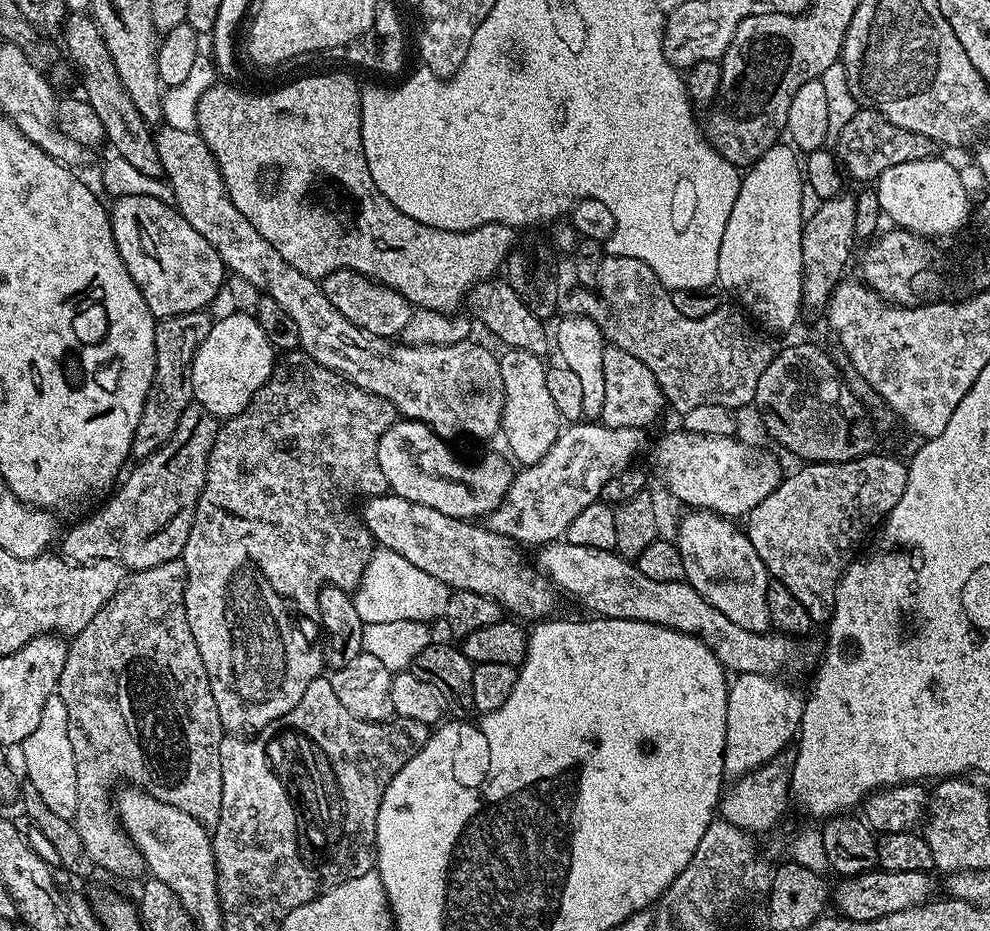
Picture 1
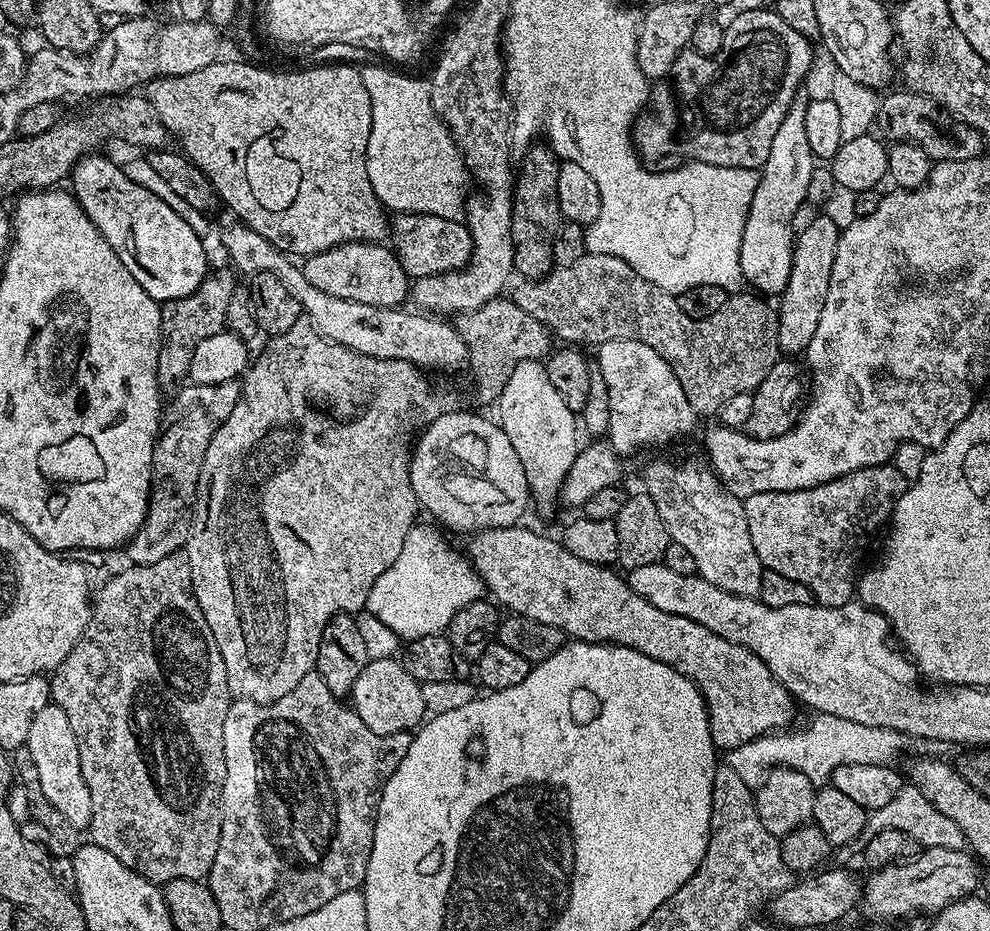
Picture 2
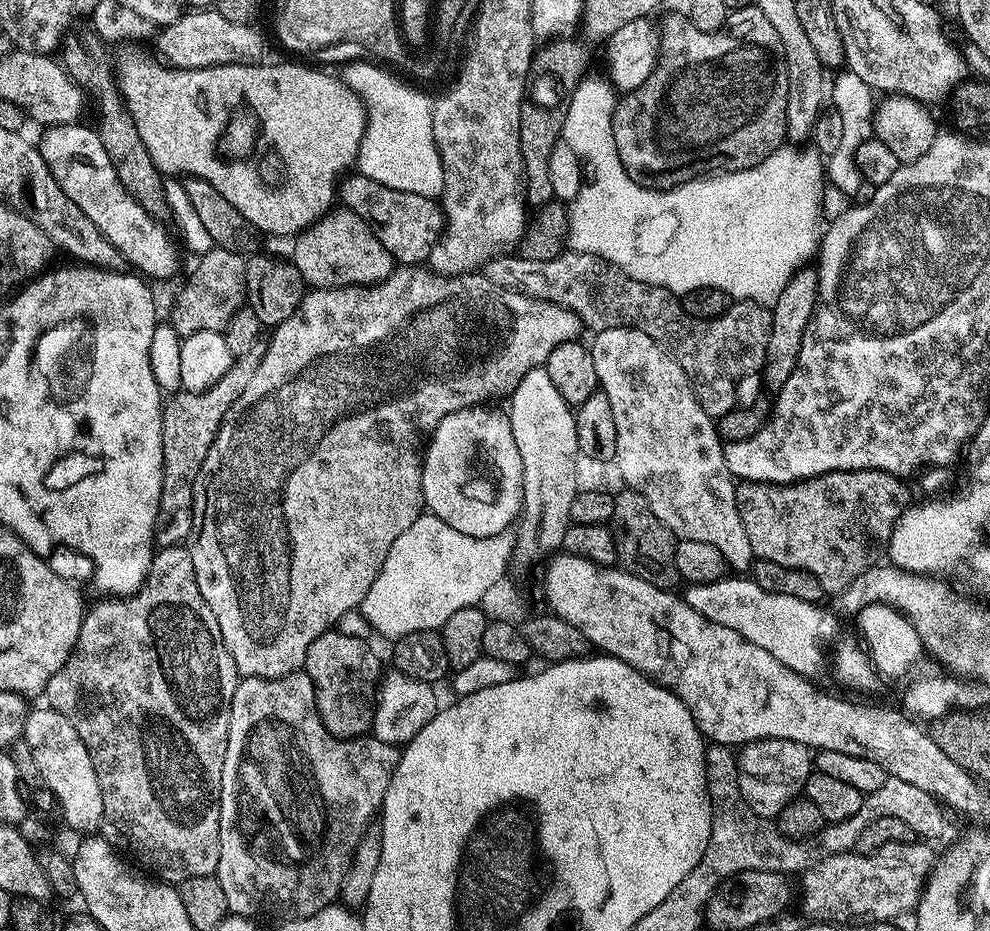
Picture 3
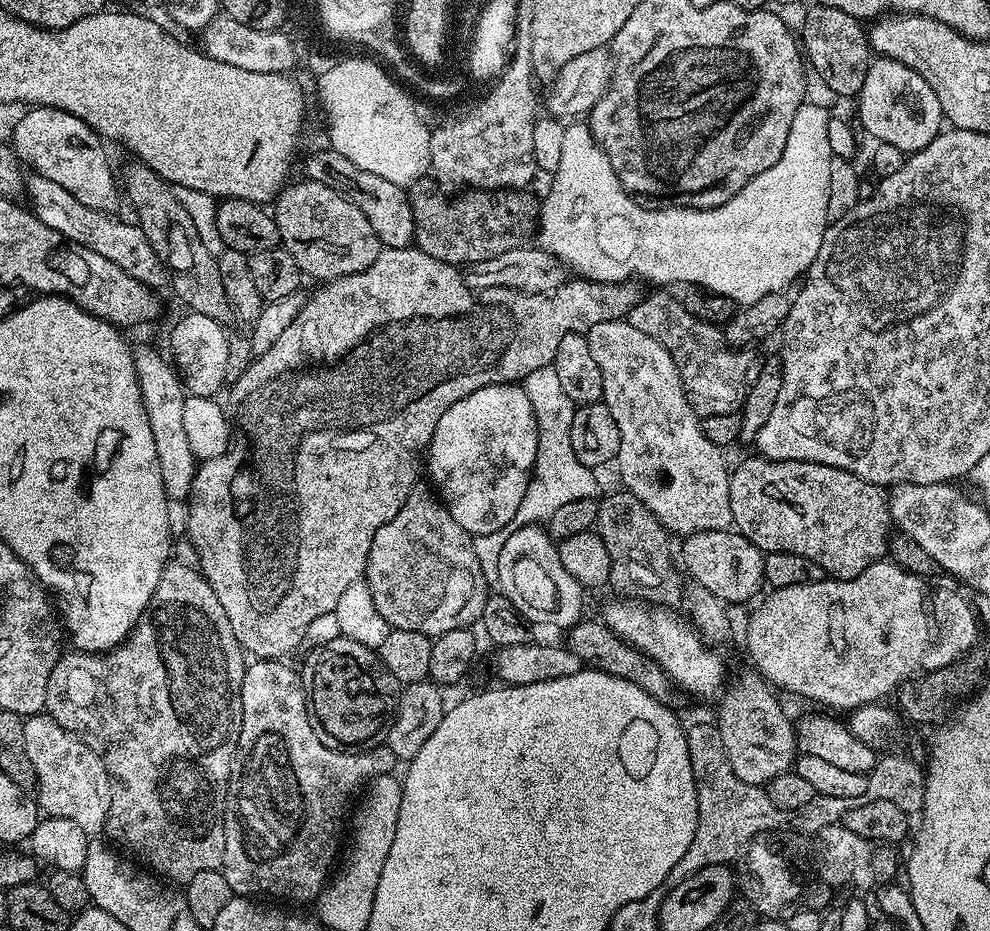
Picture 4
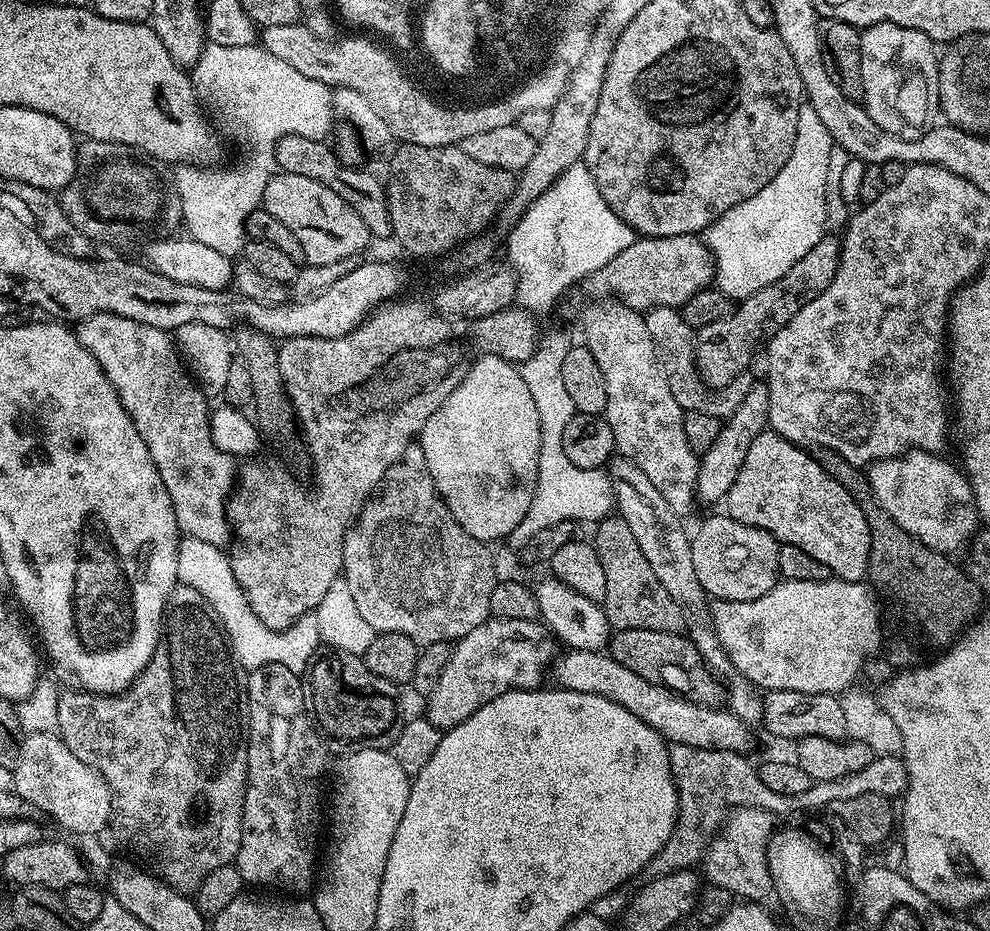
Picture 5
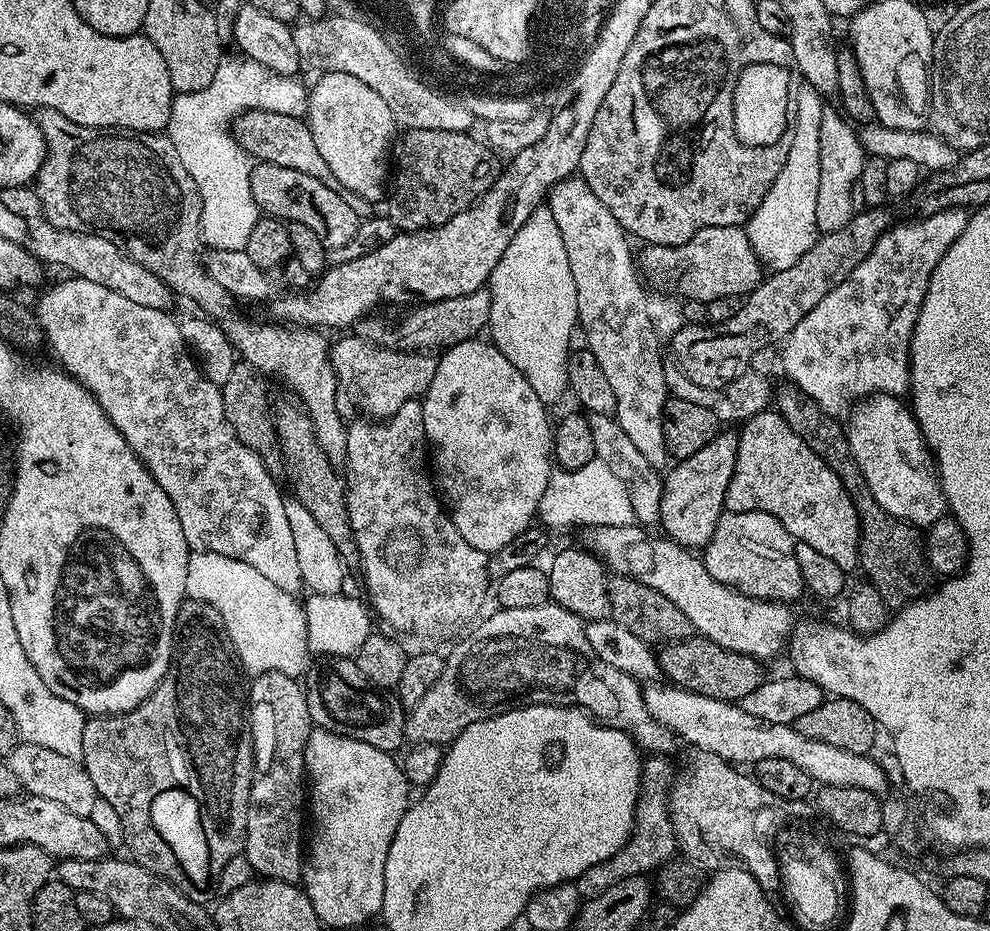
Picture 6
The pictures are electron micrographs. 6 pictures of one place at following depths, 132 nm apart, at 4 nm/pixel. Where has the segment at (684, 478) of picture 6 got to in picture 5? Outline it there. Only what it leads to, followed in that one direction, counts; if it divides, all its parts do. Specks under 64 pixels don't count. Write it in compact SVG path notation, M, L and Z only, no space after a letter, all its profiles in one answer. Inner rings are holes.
M753 383L750 394L742 398L738 410L730 414L721 423L718 438L714 438L714 446L700 456L700 469L696 479L696 500L704 504L716 504L727 497L730 486L734 486L734 478L738 478L738 470L742 470L742 462L750 451L754 438L768 428L768 415L770 414L770 390L767 383Z

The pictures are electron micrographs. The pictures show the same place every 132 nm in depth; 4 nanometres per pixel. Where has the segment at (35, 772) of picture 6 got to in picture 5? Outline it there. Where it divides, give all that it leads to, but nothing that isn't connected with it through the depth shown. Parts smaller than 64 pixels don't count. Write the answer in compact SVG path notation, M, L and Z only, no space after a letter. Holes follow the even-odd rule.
M30 732L20 740L16 767L11 769L11 787L24 803L45 812L77 837L103 833L112 819L112 791L104 776L70 751L70 746L52 732Z

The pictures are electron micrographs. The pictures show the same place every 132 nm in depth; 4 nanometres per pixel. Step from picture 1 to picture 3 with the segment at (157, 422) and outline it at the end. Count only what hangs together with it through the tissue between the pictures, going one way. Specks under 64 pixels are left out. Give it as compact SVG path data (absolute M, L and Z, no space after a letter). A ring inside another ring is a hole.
M214 246L210 251L203 253L199 260L190 280L179 292L172 308L172 328L180 338L202 330L223 332L230 318L247 301L245 257Z

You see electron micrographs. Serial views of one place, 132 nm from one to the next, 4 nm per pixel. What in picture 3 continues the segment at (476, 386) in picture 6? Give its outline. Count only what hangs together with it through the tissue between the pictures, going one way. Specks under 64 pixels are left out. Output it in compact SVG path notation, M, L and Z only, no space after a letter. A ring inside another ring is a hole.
M492 406L463 408L454 414L446 414L446 418L438 422L426 445L422 470L424 508L446 522L447 526L473 538L489 538L491 535L502 534L517 523L520 509L524 506L522 454L518 454L514 430L503 411L495 412L488 407Z

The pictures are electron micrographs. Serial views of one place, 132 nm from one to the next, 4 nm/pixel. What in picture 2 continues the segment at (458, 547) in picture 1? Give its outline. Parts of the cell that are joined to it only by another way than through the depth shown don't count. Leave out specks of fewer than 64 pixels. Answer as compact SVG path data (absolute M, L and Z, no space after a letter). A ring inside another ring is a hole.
M524 527L487 528L484 532L475 533L469 539L472 541L466 549L472 567L483 580L491 599L501 609L525 616L534 622L558 626L558 630L562 630L565 637L573 641L585 644L621 644L678 670L678 674L694 681L704 696L704 703L708 706L708 721L712 727L712 740L717 749L740 747L760 736L787 729L793 723L791 720L798 709L797 701L792 699L782 682L770 674L766 662L762 662L753 652L714 634L714 630L706 630L706 626L698 626L698 622L690 622L690 618L666 614L666 610L650 606L650 602L646 602L642 594L632 589L619 571L602 564L582 562L582 558L574 558L574 554L567 552L559 539L552 537L551 540L540 532L531 532Z

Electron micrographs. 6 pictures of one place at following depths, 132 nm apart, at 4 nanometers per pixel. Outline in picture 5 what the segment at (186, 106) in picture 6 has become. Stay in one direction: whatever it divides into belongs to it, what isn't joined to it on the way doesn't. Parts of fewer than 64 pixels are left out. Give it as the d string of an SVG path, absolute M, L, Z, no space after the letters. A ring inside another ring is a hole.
M205 43L204 53L198 58L196 64L191 65L190 68L190 79L193 88L196 89L197 97L205 105L209 104L230 127L236 128L238 135L244 139L244 157L237 162L233 168L208 168L212 166L180 166L175 169L176 172L176 184L174 183L174 191L178 194L180 199L180 218L183 227L186 229L188 227L187 235L193 240L198 242L203 242L206 246L210 246L213 250L218 250L218 254L226 254L233 258L239 257L244 251L244 245L246 243L246 237L244 234L244 223L246 218L255 208L261 207L264 203L264 191L266 190L266 182L274 174L274 169L276 168L276 158L274 155L274 145L278 139L277 133L281 131L280 123L288 116L288 104L296 104L299 100L305 100L308 103L308 109L305 110L304 116L308 119L308 128L306 128L306 135L312 140L323 140L327 141L328 131L332 128L332 116L334 117L334 92L331 87L323 84L320 81L312 81L307 76L303 75L301 71L294 70L293 66L289 63L284 62L280 58L276 58L273 54L268 53L264 47L261 47L259 43L251 44L250 46L218 46L217 44Z

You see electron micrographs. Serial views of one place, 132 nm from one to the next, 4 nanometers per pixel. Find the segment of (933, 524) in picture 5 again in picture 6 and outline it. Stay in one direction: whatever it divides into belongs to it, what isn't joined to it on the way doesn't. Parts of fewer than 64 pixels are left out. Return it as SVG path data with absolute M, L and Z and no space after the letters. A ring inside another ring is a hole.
M879 394L861 399L854 410L847 413L846 431L850 442L850 454L854 454L862 470L866 486L870 486L870 494L874 494L874 502L878 502L878 506L882 506L886 514L903 520L917 530L928 529L934 522L938 522L938 518L946 514L944 492L940 489L940 478L934 467L932 454L924 441L924 435L920 432L918 422L912 416L911 407L903 399Z

